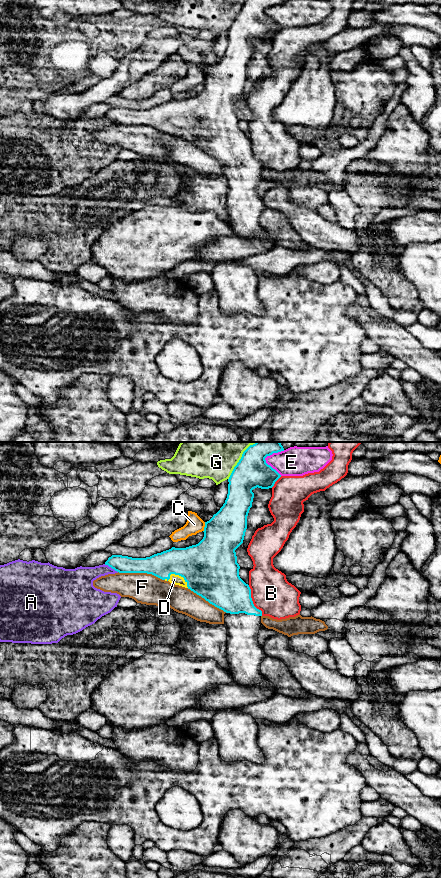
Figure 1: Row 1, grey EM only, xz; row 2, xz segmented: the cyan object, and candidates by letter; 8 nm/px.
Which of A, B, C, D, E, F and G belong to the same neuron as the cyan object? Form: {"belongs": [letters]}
{"belongs": ["D"]}

